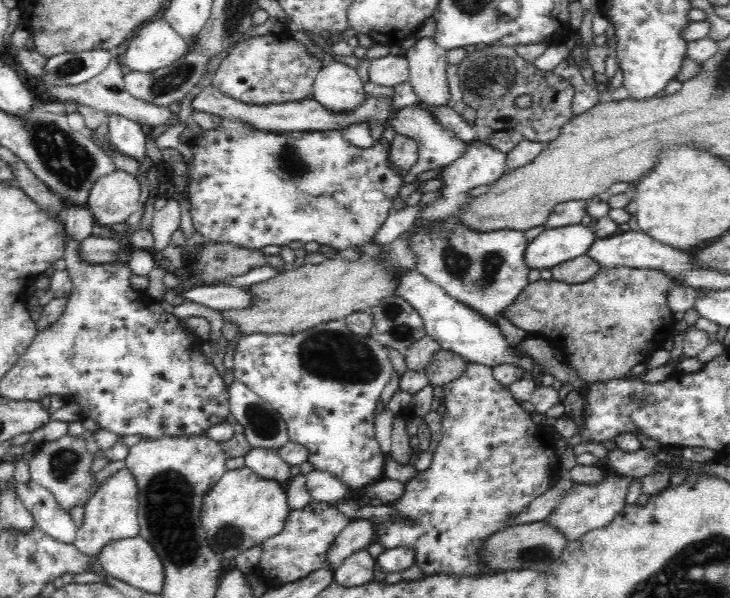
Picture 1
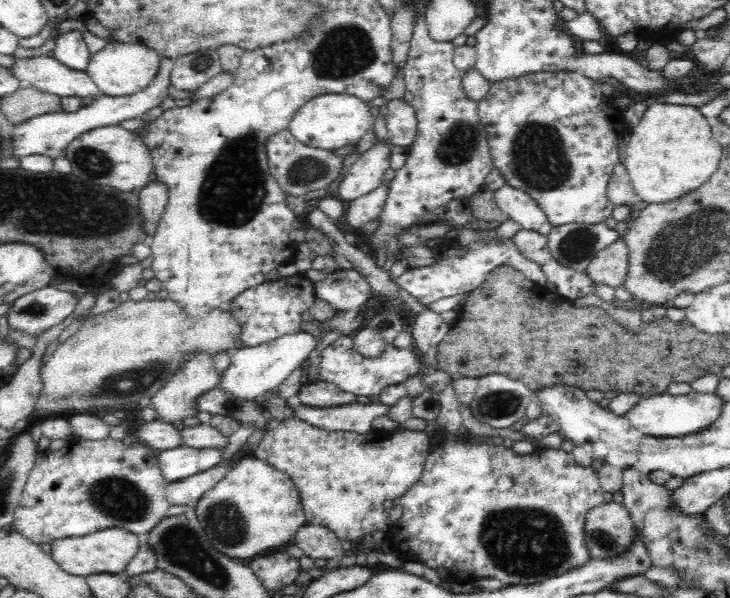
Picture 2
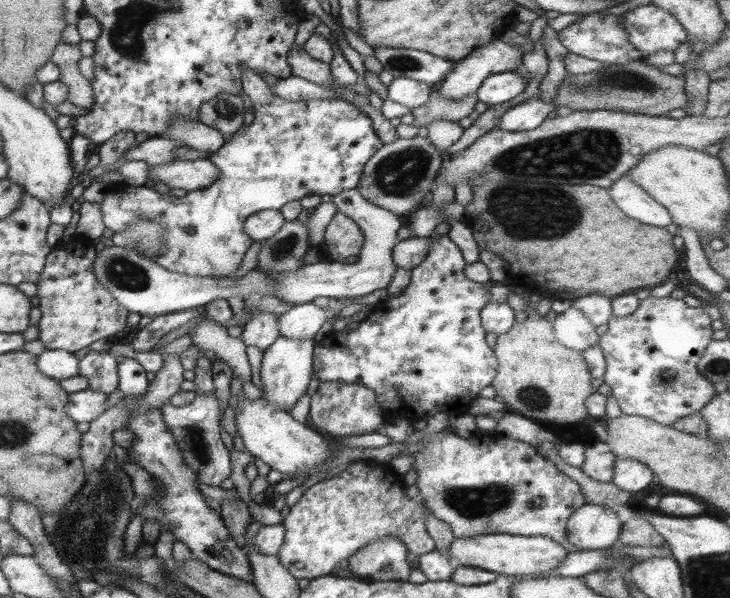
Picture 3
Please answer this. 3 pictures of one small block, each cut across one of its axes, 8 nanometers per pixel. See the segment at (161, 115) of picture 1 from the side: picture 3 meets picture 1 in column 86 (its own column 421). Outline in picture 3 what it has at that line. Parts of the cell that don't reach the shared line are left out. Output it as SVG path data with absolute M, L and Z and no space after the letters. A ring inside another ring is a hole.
M395 78L387 88L387 99L405 106L405 108L415 108L427 102L431 96L431 86L426 82L416 81L412 78Z

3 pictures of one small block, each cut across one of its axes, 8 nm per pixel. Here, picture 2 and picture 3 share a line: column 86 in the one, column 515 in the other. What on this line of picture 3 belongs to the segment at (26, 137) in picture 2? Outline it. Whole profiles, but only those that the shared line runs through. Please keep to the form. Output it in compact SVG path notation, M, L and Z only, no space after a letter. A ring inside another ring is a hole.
M532 97L522 103L510 107L499 119L495 125L495 130L505 130L505 132L525 132L533 130L543 120L547 118L547 113L553 109L549 103L543 103L541 99Z

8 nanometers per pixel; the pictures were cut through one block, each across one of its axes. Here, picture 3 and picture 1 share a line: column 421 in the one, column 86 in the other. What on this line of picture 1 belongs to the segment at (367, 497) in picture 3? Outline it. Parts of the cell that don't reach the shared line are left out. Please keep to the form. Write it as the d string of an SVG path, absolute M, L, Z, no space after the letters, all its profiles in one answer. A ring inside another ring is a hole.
M127 466L112 474L86 500L84 504L84 522L77 529L74 540L71 543L82 553L95 556L106 542L114 539L132 538L138 535L138 494L136 479Z

